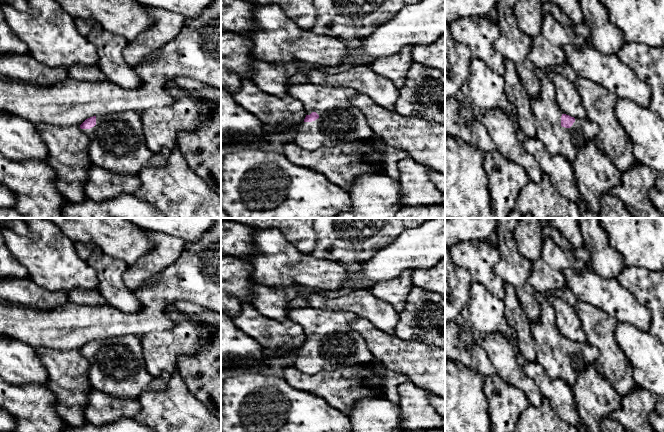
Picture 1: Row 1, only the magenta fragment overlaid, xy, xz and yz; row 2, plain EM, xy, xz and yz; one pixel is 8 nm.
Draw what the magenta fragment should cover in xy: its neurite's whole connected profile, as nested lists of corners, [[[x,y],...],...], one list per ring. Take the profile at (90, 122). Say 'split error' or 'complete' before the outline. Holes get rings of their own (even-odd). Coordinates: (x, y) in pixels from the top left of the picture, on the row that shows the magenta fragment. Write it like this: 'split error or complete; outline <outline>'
split error; outline [[[136,111],[93,116],[80,128],[89,139],[92,163],[114,174],[138,175],[146,167],[163,166],[171,154],[169,149],[152,152],[147,147]]]

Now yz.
split error; outline [[[535,67],[535,74],[541,84],[540,96],[531,97],[532,110],[536,116],[536,138],[551,155],[562,155],[572,163],[579,148],[595,140],[599,126],[586,117],[574,118],[563,114],[547,69]]]

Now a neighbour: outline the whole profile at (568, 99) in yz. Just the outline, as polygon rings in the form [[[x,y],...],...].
[[[548,72],[548,76],[554,85],[557,104],[561,112],[574,118],[586,117],[574,82],[554,72]]]

